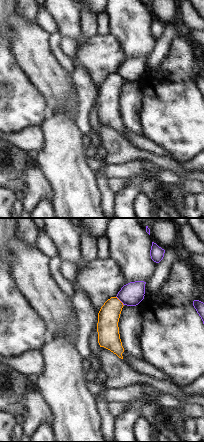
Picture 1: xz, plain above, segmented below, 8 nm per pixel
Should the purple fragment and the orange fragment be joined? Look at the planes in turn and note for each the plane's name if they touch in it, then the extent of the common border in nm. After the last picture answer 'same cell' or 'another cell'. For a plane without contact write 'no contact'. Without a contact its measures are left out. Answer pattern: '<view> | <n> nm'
xz | 100 nm

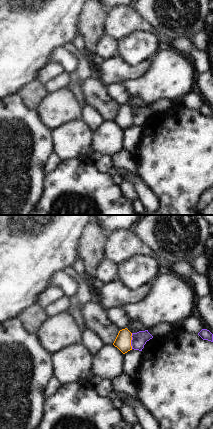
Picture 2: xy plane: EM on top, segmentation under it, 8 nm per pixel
xy | 130 nm

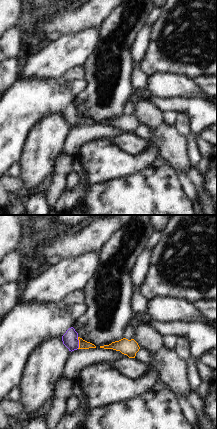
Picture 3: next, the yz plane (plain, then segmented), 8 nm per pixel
yz | 100 nm

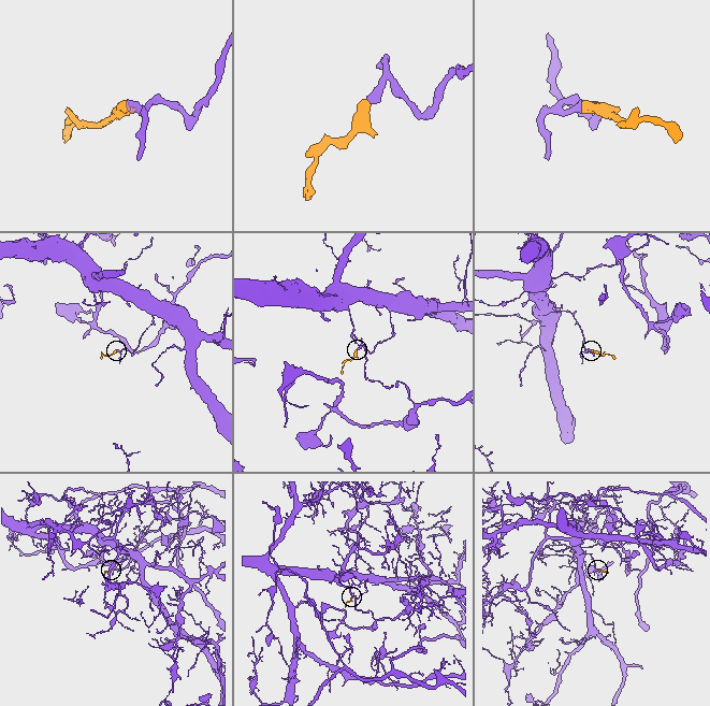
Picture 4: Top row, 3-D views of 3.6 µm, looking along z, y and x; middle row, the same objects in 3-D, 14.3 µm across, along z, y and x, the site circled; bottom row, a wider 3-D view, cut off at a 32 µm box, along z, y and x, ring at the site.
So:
another cell

